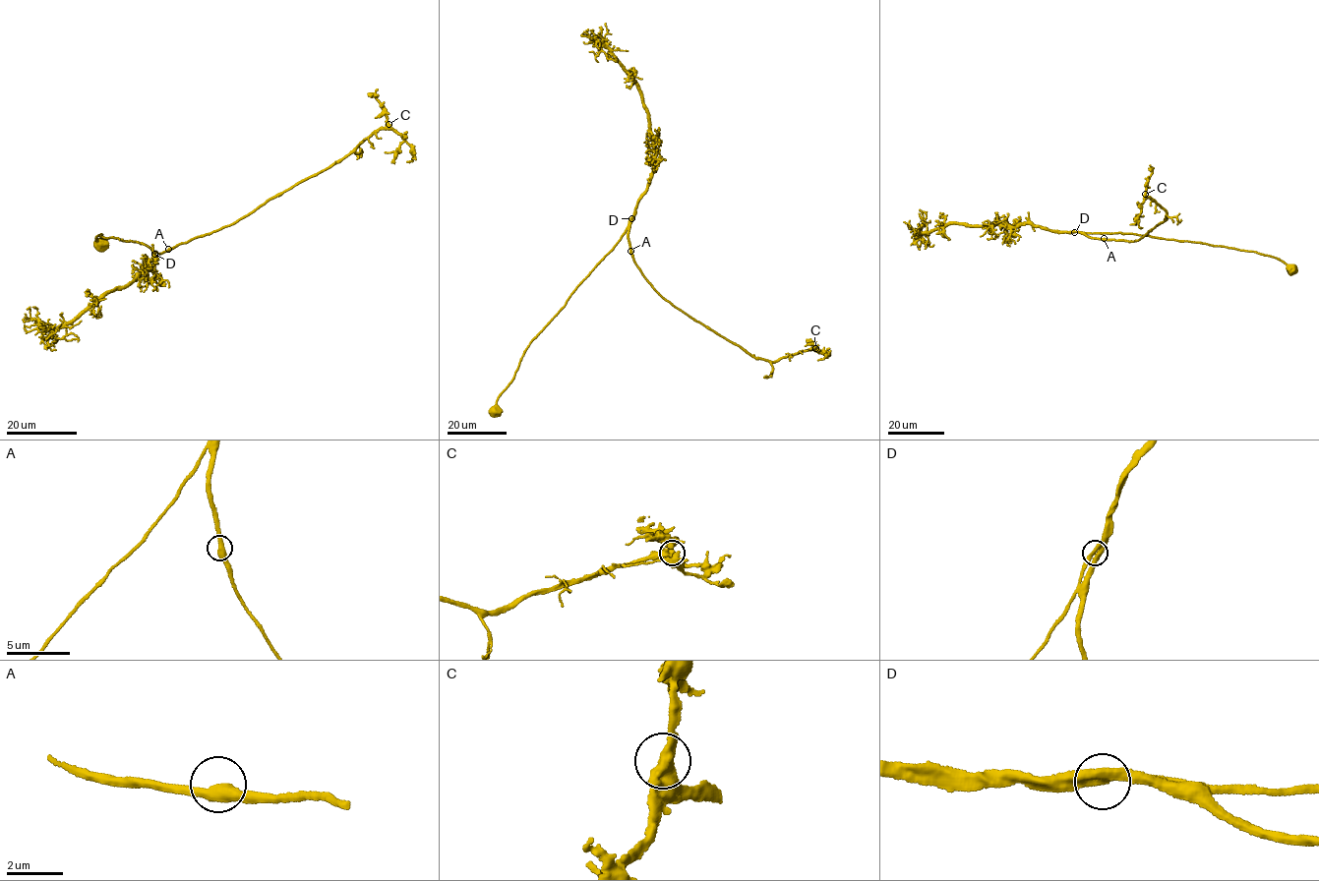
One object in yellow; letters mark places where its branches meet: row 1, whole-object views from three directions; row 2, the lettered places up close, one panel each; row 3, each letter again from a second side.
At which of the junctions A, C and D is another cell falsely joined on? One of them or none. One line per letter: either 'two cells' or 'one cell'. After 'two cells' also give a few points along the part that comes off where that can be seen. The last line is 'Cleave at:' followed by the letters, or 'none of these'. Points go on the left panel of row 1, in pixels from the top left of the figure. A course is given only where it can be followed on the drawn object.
A: one cell
C: one cell
D: one cell
Cleave at: none of these

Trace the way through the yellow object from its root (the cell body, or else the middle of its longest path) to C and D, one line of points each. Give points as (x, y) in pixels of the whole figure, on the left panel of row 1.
C: (170, 250), (235, 223), (268, 201), (340, 161), (363, 141), (389, 124)
D: (170, 250), (154, 254)

